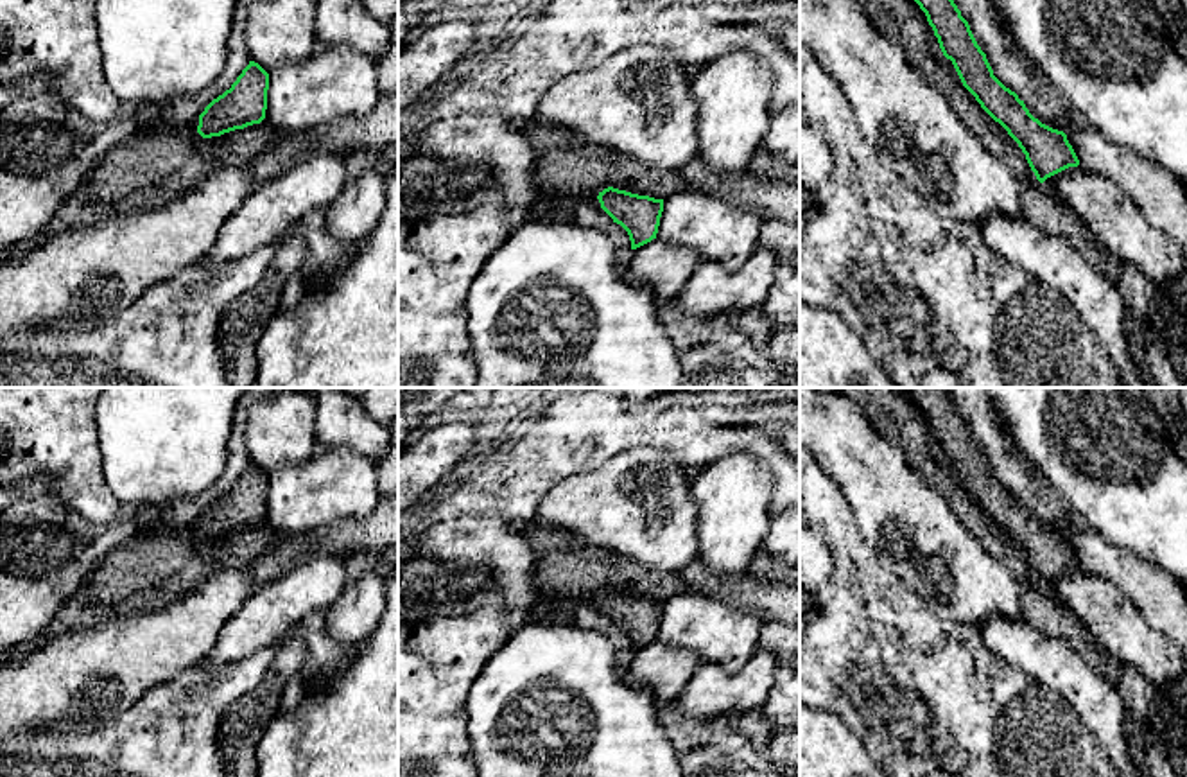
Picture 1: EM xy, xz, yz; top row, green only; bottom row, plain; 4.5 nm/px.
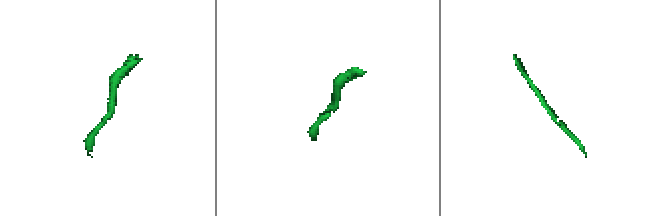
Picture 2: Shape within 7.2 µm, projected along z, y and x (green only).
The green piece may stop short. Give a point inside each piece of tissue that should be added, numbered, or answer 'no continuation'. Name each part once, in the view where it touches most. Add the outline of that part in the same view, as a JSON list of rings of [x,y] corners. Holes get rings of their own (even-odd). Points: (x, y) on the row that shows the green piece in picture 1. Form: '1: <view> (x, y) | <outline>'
no continuation

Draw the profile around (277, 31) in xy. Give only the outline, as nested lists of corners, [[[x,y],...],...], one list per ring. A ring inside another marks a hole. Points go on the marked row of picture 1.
[[[256,0],[244,23],[251,61],[271,74],[280,65],[308,59],[321,47],[314,22],[316,0]]]

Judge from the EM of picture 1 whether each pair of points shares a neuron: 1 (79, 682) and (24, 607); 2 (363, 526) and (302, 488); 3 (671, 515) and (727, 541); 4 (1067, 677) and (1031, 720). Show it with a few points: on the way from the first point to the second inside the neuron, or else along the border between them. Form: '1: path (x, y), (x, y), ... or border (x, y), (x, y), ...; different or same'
1: border (38, 639), (18, 652); different
2: border (379, 499), (364, 515), (346, 517), (309, 530); different
3: border (691, 487), (696, 506), (698, 557); different
4: border (1030, 679), (1049, 688), (1082, 724); different

